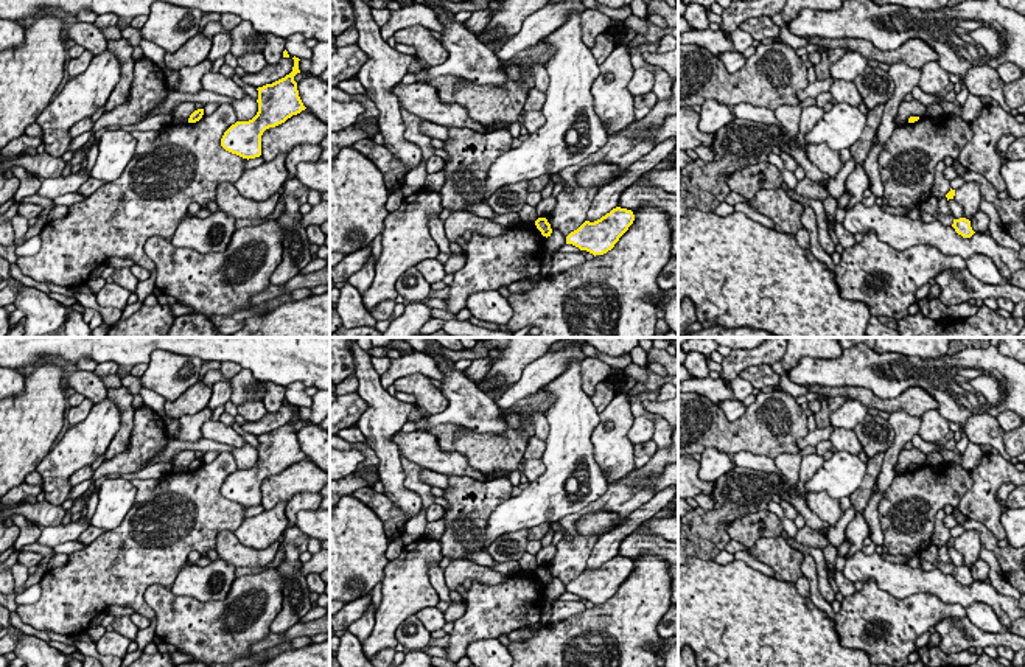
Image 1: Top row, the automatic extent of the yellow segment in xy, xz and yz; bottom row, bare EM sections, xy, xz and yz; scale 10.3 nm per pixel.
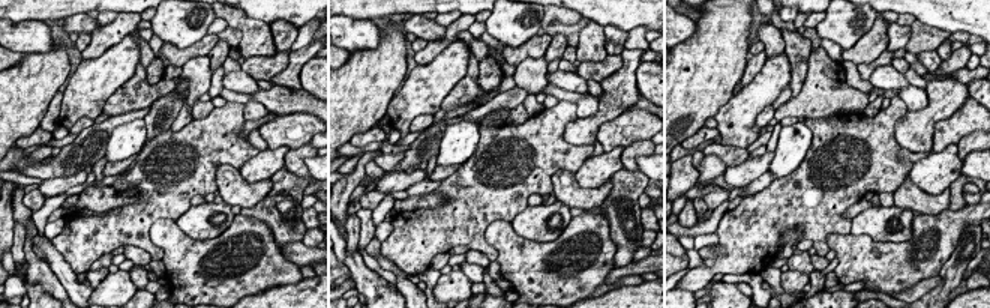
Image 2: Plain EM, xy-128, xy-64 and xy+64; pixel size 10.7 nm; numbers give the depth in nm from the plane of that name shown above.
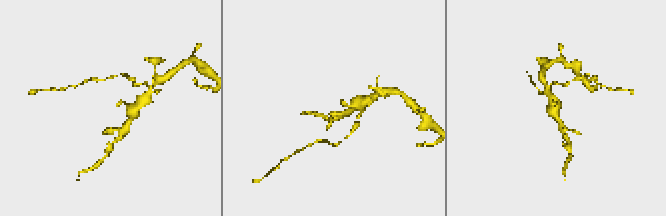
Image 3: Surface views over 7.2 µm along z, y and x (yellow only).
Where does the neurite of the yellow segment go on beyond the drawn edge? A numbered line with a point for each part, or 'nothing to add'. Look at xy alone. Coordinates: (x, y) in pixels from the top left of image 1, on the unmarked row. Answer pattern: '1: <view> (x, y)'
nothing to add

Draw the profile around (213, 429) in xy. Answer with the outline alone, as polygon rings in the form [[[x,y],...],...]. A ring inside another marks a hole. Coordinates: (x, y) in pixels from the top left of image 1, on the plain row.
[[[208,420],[201,428],[202,438],[224,443],[233,448],[246,445],[246,440],[230,426],[226,426],[219,420]]]

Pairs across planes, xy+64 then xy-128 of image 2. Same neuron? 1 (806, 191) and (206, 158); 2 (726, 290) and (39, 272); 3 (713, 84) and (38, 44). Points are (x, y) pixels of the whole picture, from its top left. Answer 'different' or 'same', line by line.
1: same
2: different
3: different

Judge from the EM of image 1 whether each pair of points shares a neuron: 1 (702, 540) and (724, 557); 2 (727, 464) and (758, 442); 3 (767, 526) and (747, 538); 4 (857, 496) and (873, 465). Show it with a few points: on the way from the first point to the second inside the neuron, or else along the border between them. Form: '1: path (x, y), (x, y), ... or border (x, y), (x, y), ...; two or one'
1: border (724, 549), (713, 558); two
2: border (700, 453), (706, 448), (717, 448), (731, 456); two
3: path (762, 526), (752, 534); one
4: path (865, 488), (873, 473); one

